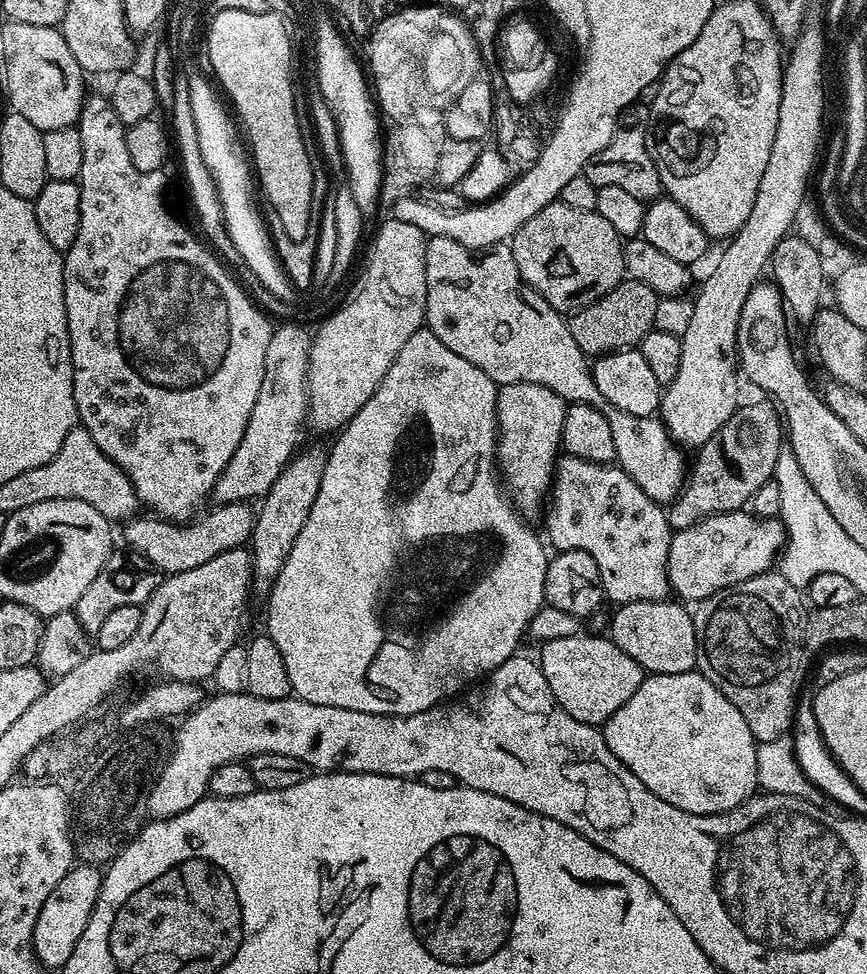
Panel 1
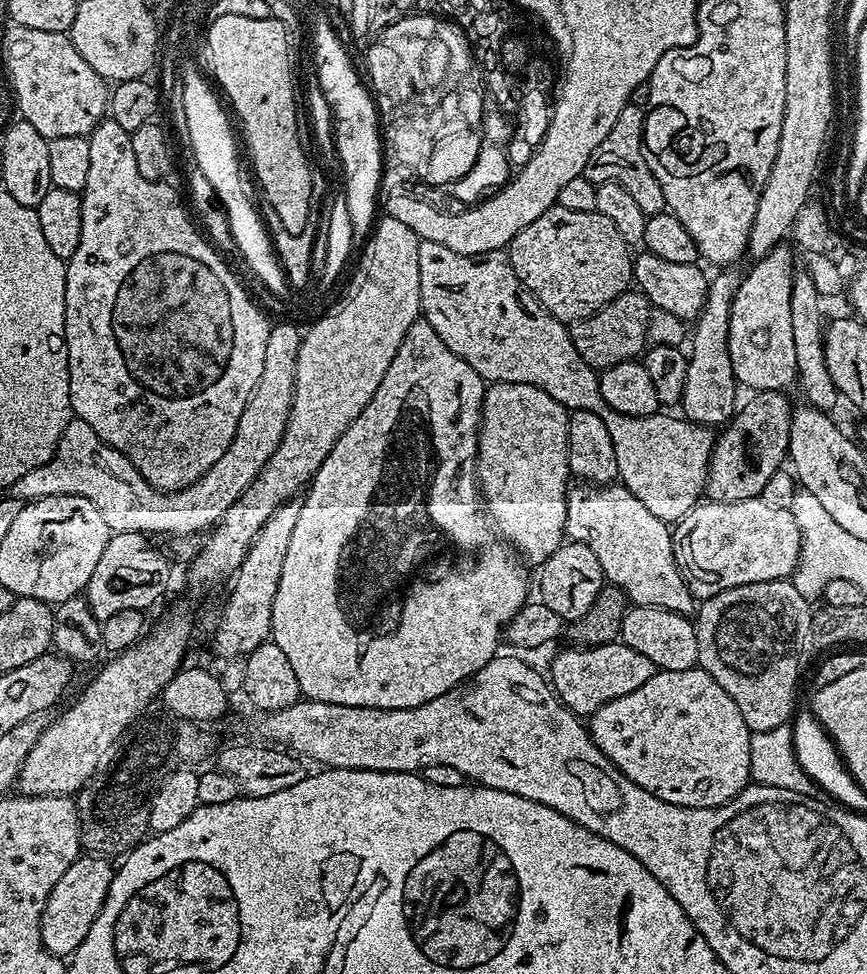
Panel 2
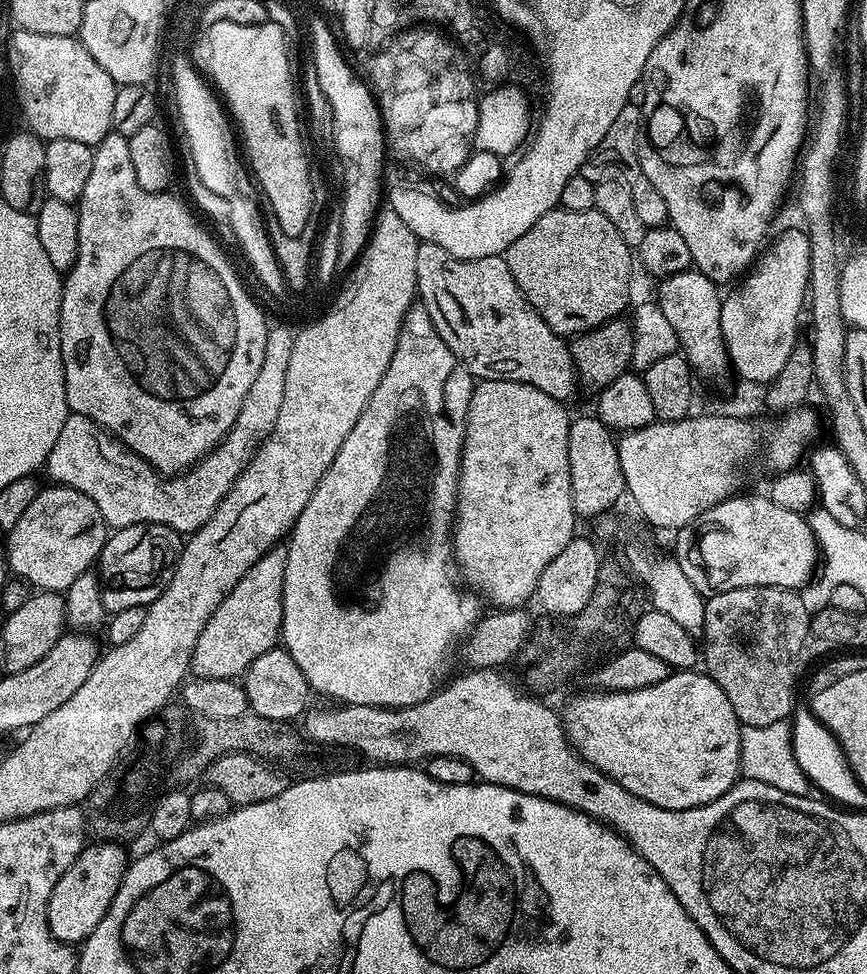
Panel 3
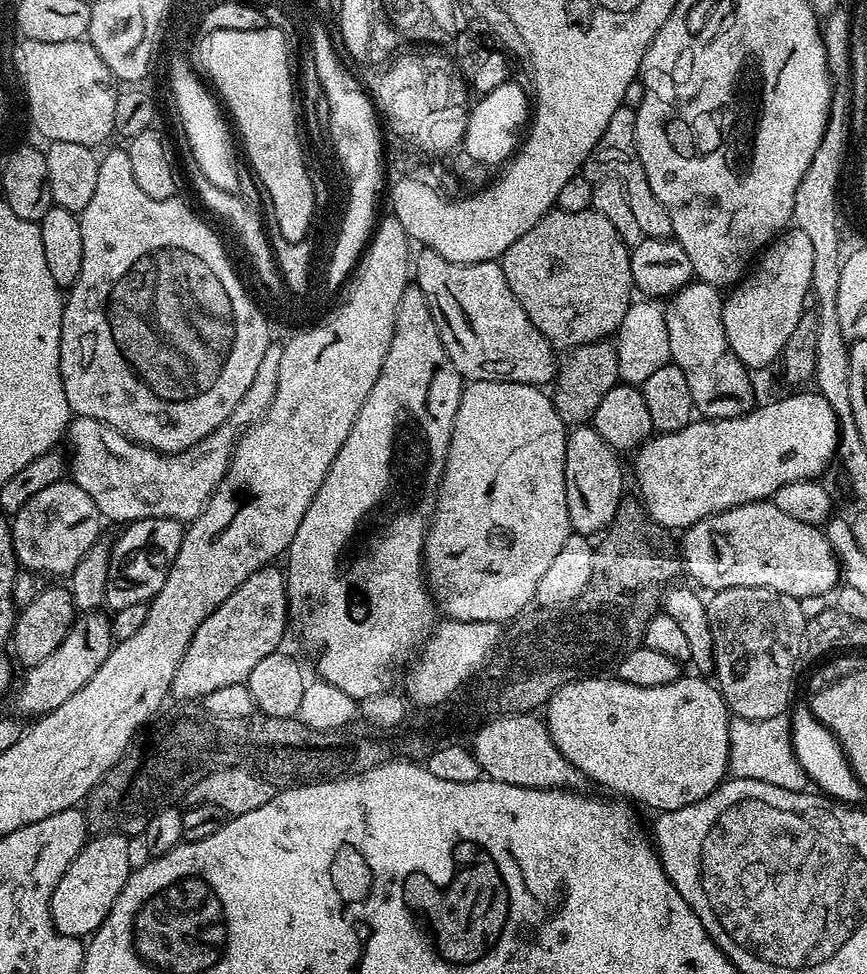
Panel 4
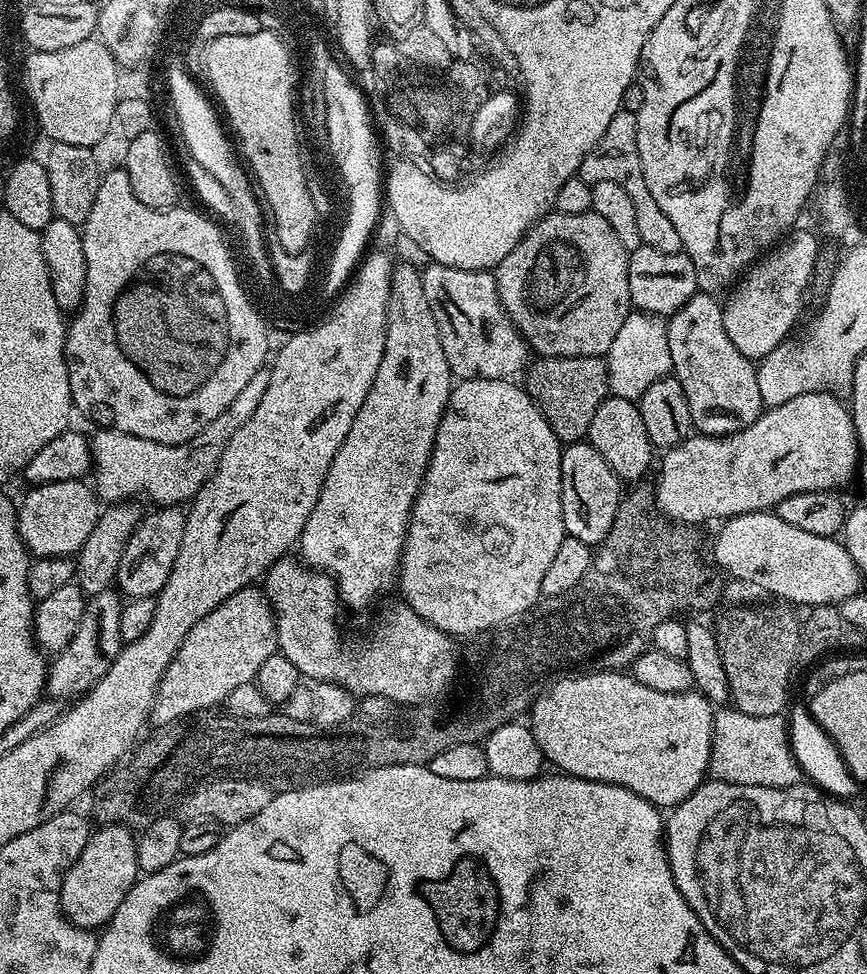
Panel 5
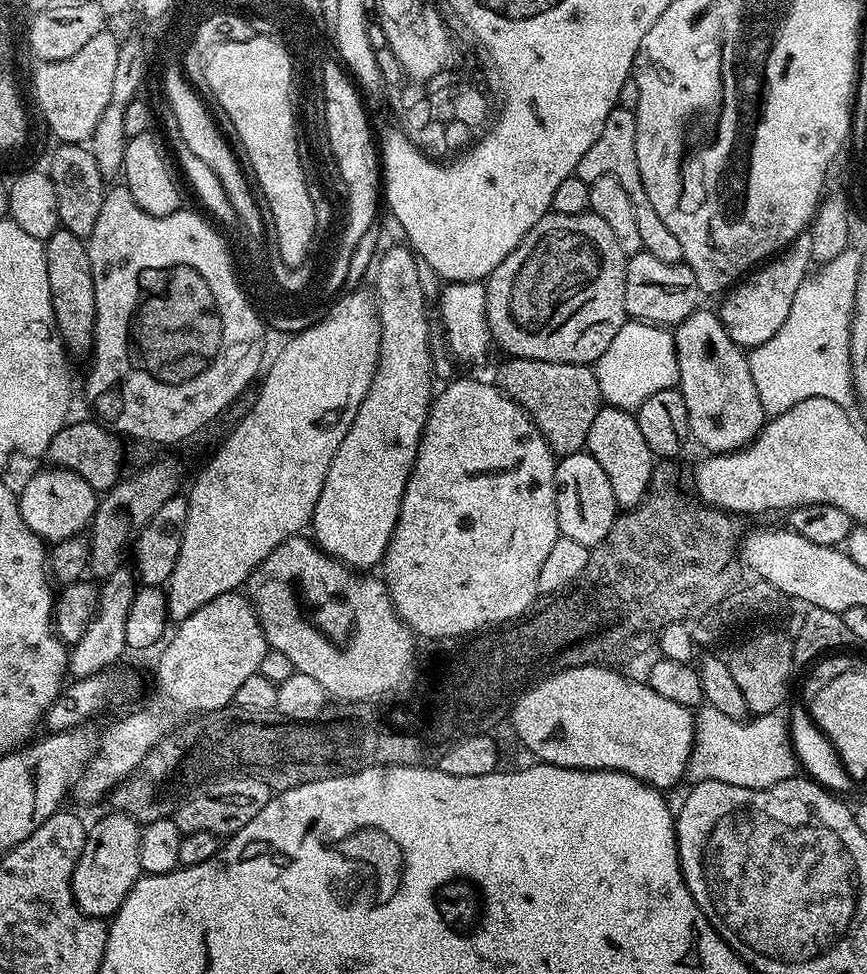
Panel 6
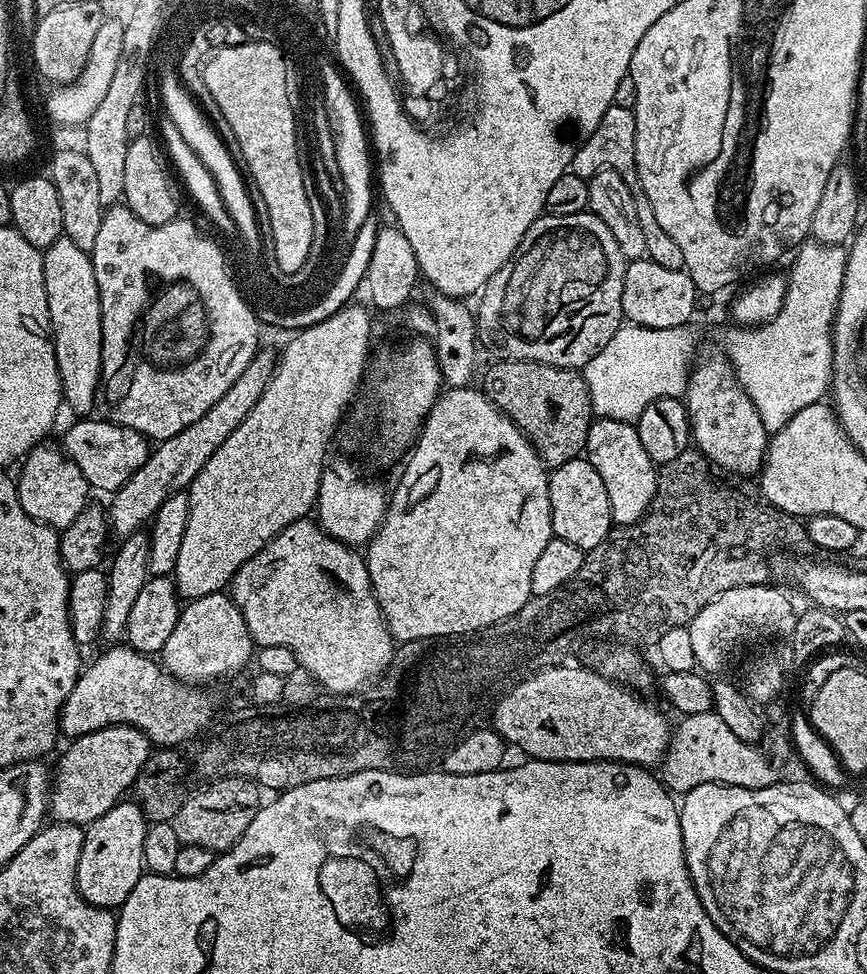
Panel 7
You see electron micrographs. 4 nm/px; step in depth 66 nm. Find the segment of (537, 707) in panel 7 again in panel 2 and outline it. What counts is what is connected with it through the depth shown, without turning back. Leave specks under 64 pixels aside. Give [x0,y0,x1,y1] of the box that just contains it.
[586,667,752,808]

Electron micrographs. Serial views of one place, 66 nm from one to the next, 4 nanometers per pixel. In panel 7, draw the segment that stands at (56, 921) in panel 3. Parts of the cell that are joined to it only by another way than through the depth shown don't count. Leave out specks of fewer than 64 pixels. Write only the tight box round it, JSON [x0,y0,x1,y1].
[76,799,149,909]

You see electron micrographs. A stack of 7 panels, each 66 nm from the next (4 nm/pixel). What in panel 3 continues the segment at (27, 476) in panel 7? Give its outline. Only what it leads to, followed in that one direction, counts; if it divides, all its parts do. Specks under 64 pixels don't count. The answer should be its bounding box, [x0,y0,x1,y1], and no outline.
[6,486,110,592]

